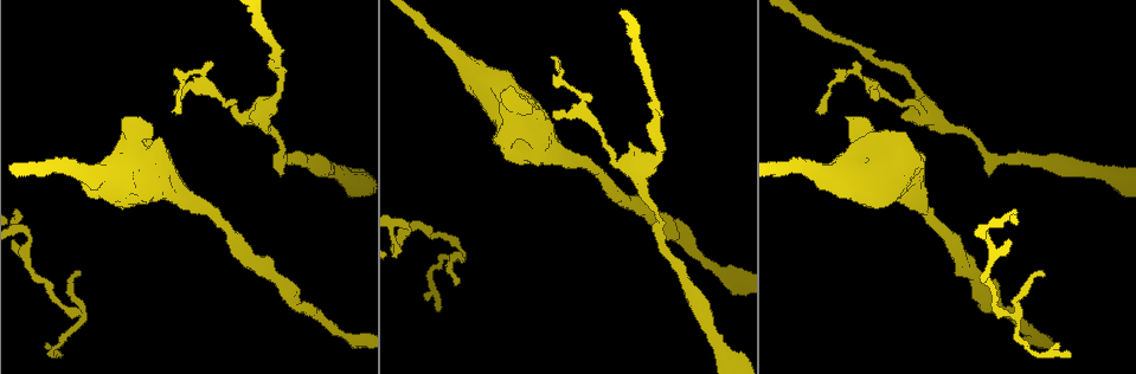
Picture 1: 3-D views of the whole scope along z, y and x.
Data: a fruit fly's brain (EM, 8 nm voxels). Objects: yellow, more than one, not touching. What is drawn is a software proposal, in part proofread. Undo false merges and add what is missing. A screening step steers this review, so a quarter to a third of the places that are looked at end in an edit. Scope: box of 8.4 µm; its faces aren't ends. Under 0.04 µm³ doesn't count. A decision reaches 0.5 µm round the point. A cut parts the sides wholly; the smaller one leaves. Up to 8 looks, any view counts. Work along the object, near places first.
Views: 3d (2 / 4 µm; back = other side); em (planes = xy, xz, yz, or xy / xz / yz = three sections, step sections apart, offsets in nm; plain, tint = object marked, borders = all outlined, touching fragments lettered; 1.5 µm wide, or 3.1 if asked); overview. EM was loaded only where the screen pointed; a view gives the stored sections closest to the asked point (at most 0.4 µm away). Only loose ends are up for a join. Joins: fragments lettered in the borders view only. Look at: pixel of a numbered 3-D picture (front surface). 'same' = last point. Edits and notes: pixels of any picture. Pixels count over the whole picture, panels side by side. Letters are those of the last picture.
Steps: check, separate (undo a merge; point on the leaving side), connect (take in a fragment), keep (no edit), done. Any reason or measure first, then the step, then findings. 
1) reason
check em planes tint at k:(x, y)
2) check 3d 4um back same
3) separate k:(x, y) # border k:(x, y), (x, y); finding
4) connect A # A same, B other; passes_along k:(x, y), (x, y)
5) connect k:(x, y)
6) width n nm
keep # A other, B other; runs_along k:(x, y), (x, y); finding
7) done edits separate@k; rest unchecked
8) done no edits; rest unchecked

branch stops here
check em planes borders at 1:(556, 117)

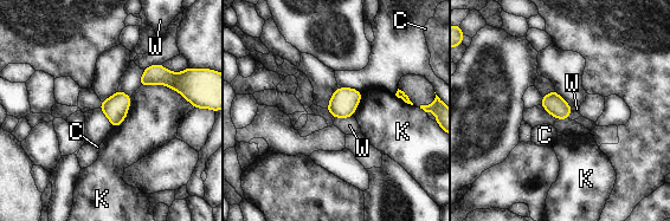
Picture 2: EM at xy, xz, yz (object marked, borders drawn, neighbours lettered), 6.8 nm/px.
keep # C other, K other, W other; border 2:(353, 115), (335, 118); none of them fits

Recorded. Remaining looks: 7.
free end
check em planes borders at 1:(438, 311)

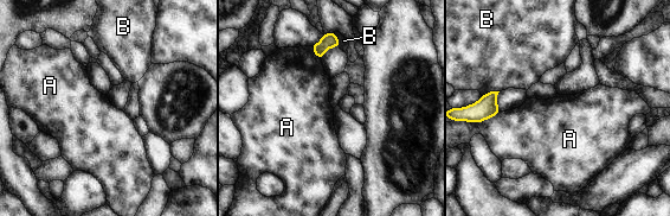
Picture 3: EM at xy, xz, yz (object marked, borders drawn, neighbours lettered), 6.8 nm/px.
keep # A other, B other; border 3:(501, 112), (474, 124); no lettered fragment goes on from it

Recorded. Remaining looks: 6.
branch stops here
check 3d 4um at 1:(79, 270)

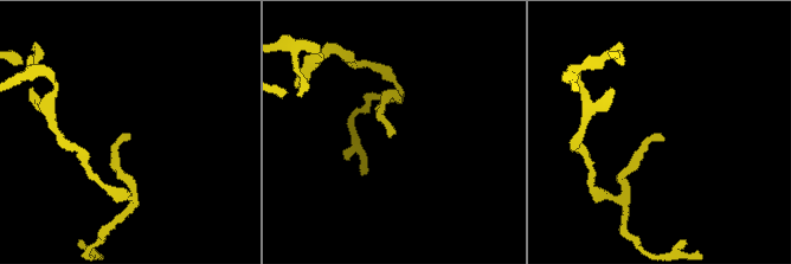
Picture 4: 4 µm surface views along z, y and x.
check em planes borders at 4:(662, 135)

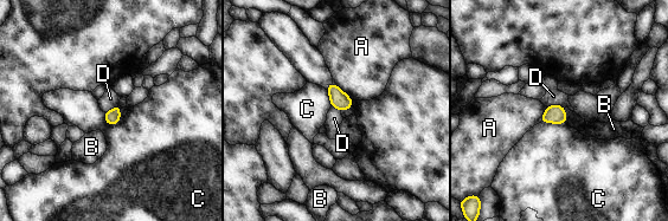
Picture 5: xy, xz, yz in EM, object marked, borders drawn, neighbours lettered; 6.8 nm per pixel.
keep # A other, B other, C other, D other; border 5:(546, 105), (560, 104), (564, 108); no lettered fragment goes on from it

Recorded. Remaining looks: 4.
done no edits; rest unchecked

